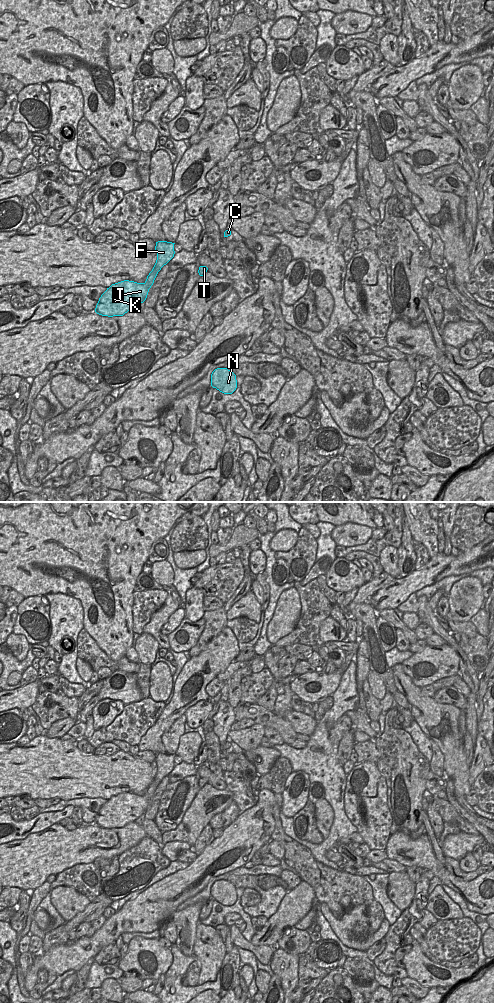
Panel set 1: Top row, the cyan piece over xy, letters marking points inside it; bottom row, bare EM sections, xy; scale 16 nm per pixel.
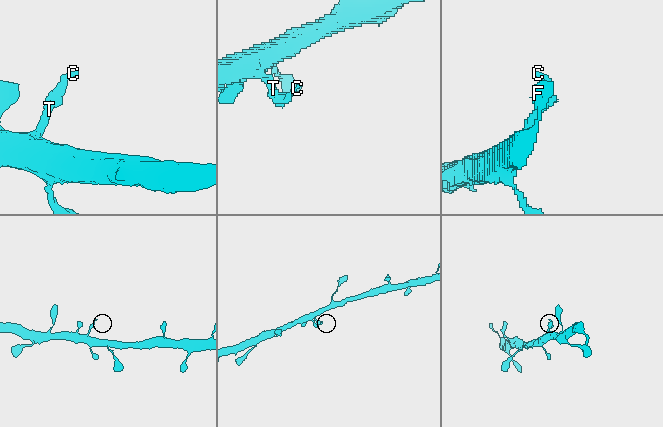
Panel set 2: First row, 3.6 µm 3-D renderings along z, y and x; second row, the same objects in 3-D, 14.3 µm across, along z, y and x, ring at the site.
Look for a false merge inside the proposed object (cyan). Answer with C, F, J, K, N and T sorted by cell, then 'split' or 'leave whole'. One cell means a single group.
C F J K N T | leave whole

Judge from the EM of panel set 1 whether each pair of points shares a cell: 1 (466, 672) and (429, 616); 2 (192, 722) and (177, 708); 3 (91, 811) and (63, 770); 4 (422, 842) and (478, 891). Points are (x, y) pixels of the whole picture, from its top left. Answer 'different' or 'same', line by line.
1: same
2: different
3: different
4: same

